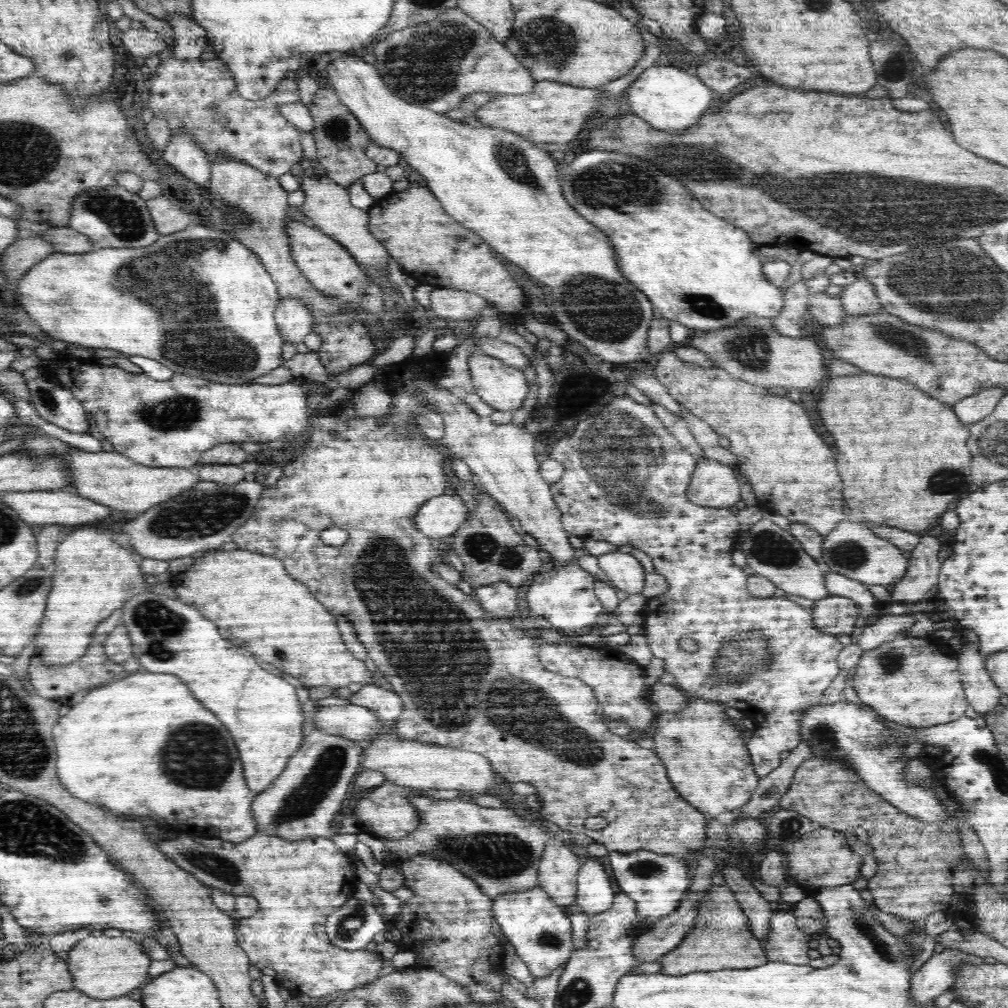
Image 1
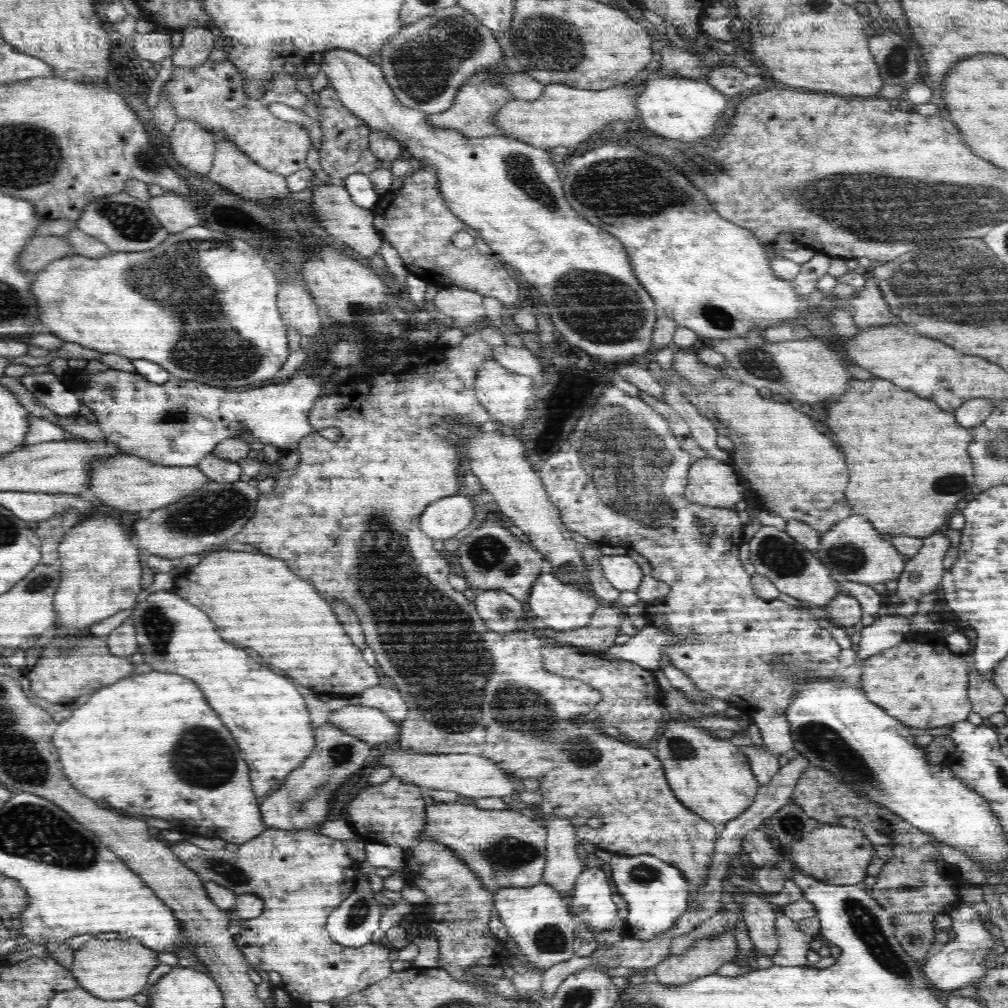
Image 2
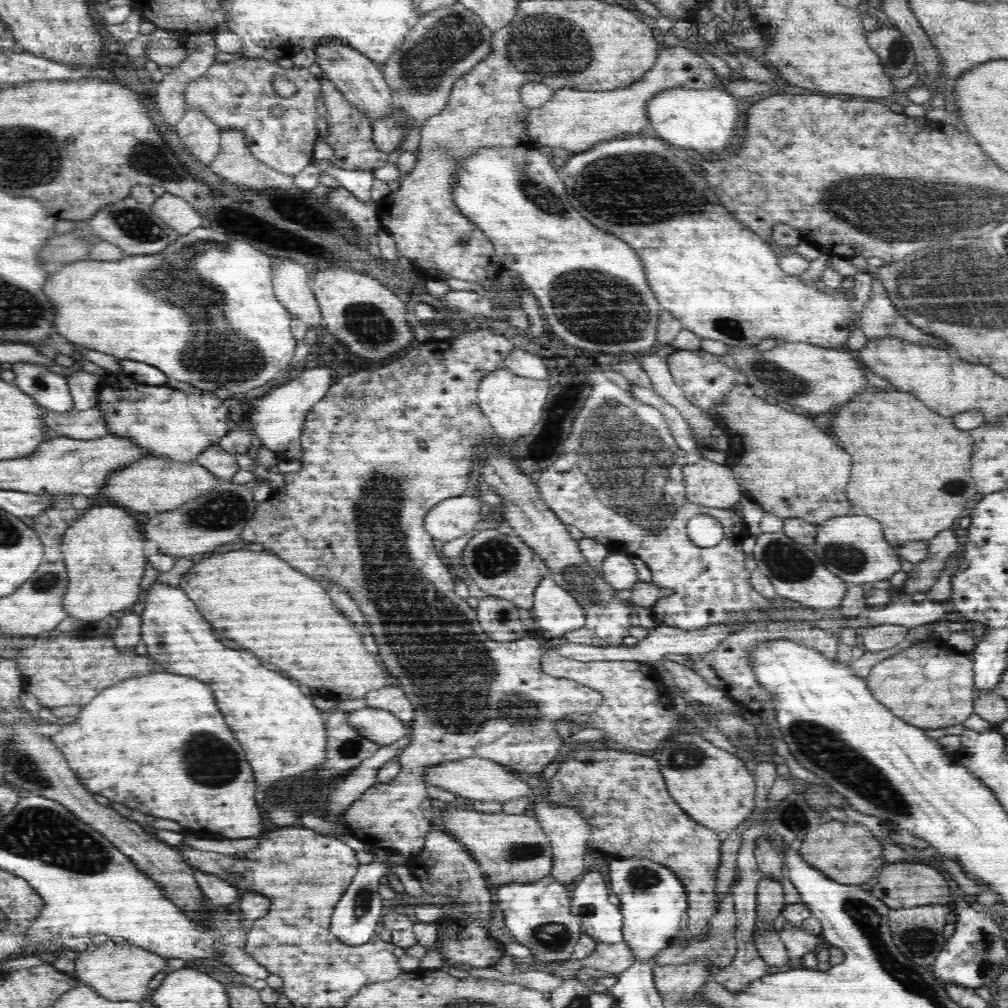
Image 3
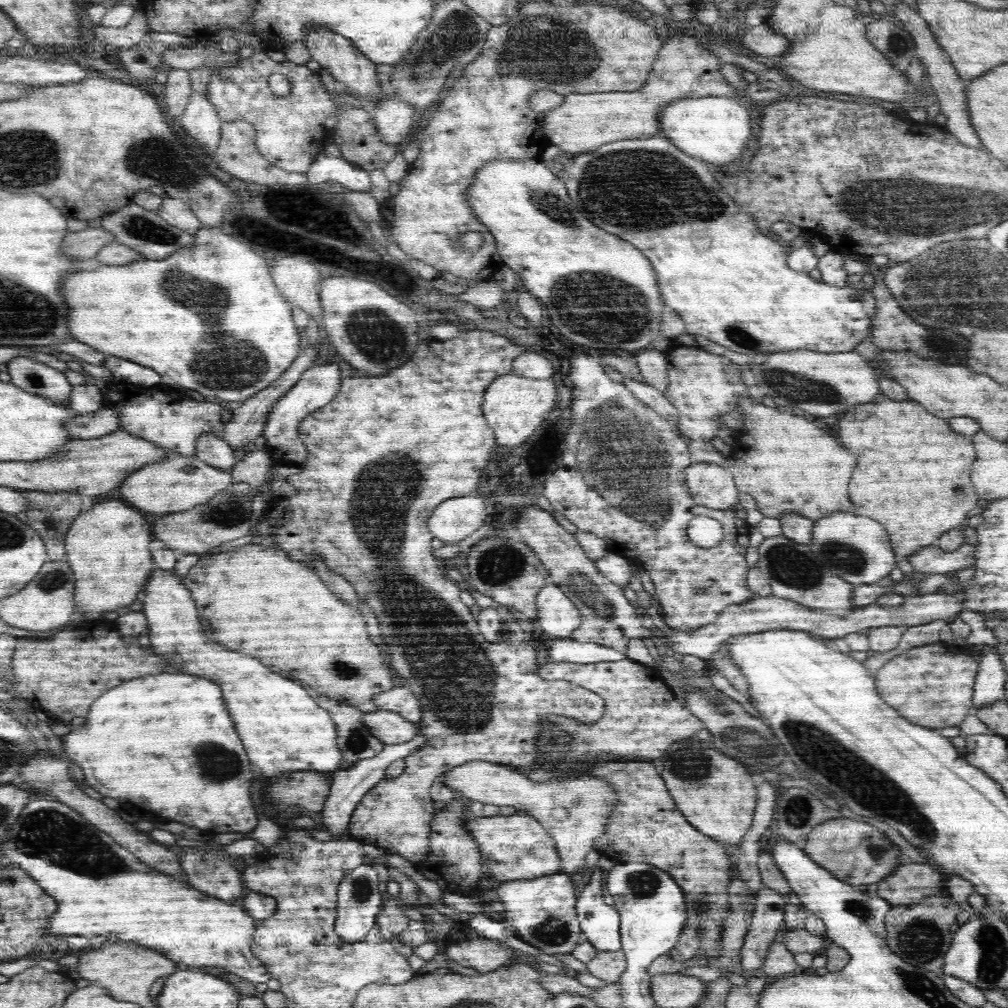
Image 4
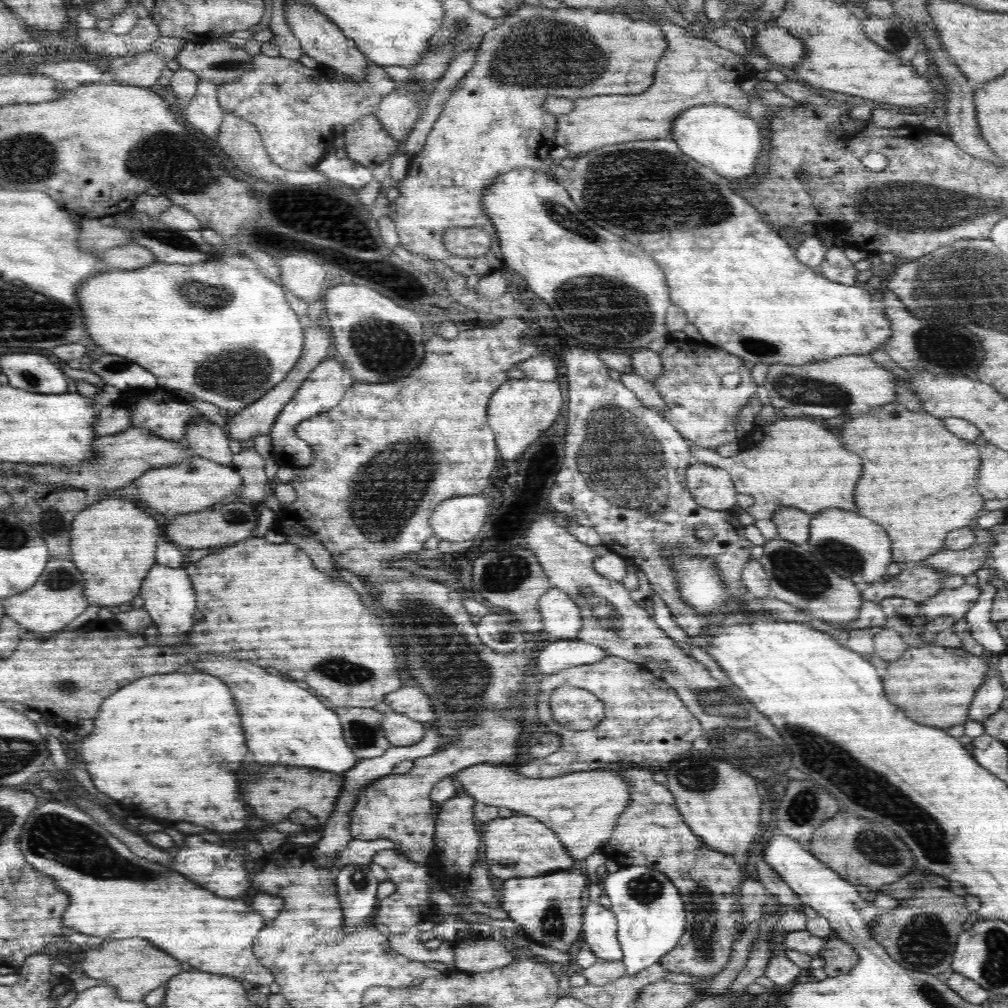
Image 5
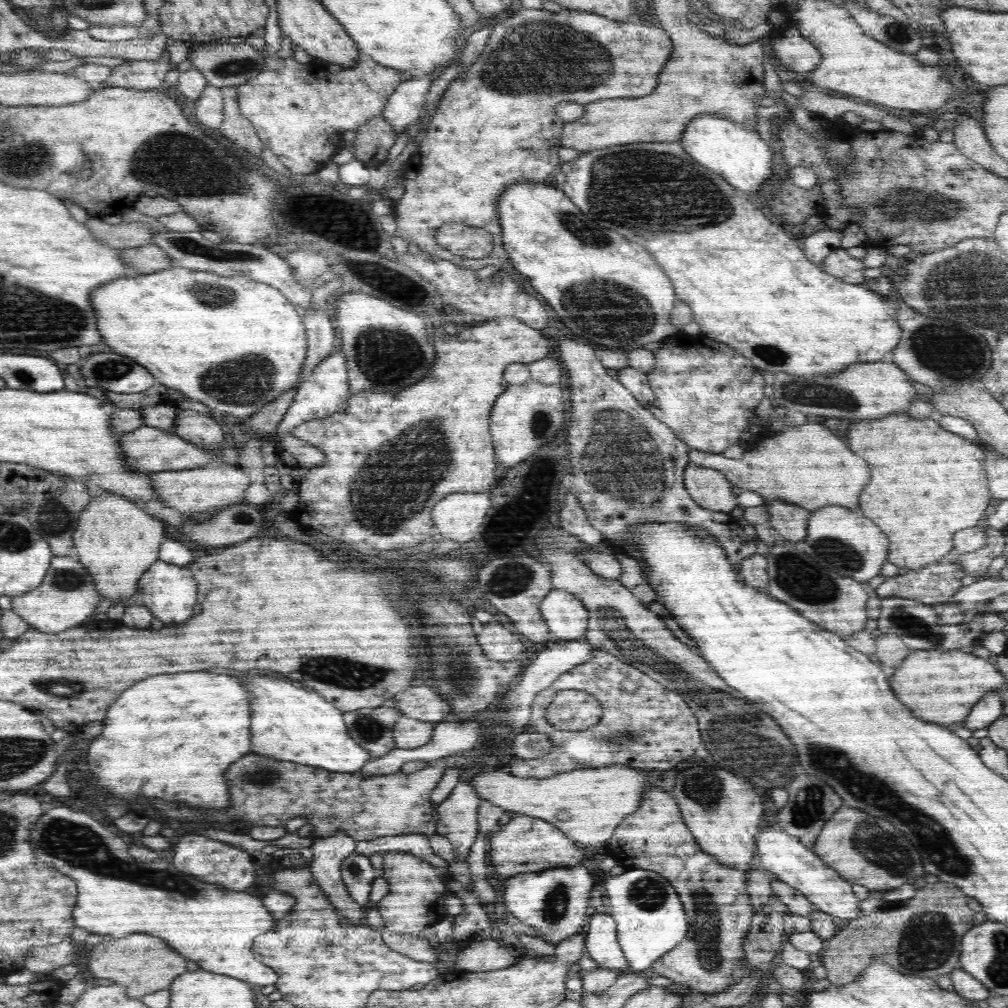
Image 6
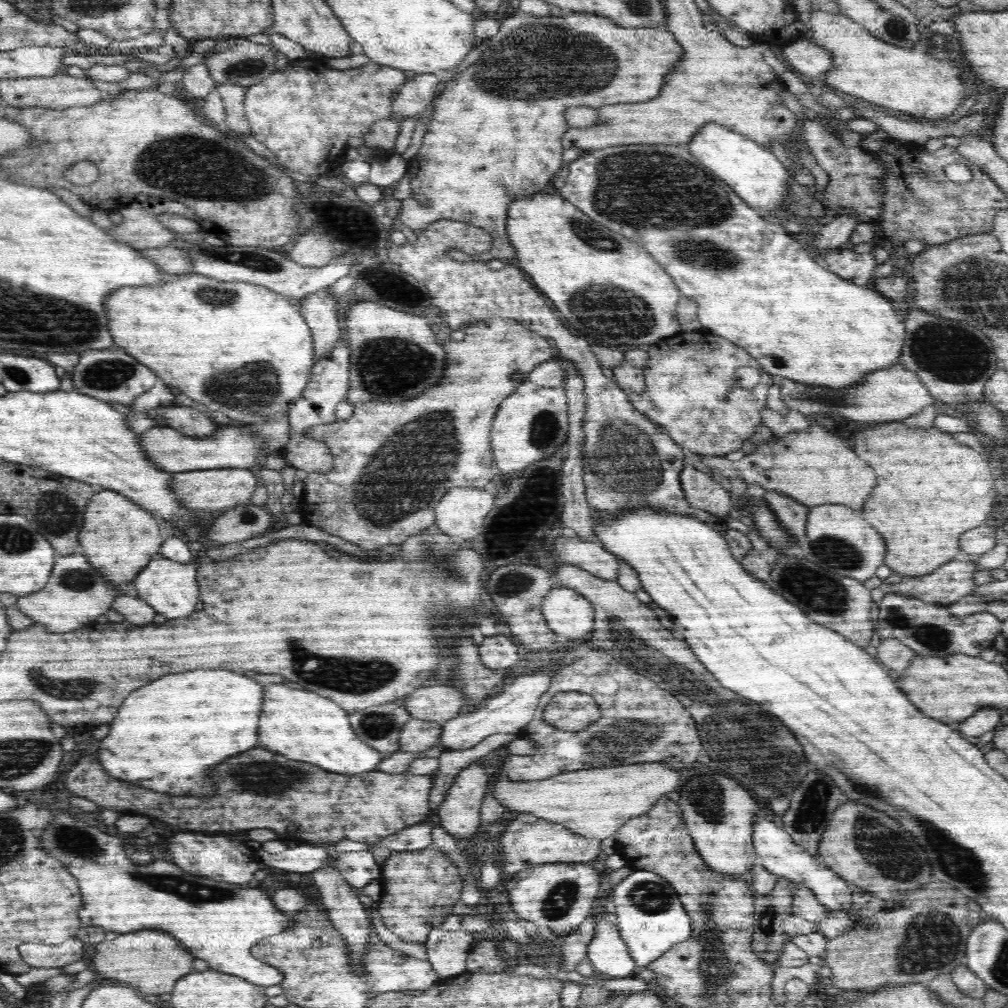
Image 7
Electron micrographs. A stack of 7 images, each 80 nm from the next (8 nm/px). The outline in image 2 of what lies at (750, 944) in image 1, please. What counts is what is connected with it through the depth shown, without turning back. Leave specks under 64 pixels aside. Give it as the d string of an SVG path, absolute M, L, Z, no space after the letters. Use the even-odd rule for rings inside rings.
M725 893L722 896L722 902L720 902L720 908L726 909L728 913L728 926L722 934L718 934L716 938L700 938L700 940L694 940L694 946L682 954L682 956L672 956L672 958L664 958L658 966L651 967L651 970L656 974L657 982L660 984L665 984L666 986L678 986L678 984L688 984L700 976L708 976L708 974L714 974L719 966L725 965L730 961L744 961L752 967L756 967L757 970L766 970L766 968L772 968L774 966L774 961L763 955L761 950L756 948L756 956L754 958L748 958L748 960L737 960L735 956L737 955L737 944L734 935L731 930L735 927L738 922L740 914L740 906L738 906L732 897L732 893Z

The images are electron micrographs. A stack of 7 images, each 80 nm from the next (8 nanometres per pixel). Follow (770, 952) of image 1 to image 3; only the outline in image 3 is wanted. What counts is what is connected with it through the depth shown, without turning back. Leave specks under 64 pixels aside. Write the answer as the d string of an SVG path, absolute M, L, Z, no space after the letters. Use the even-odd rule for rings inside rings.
M785 920L779 935L786 947L788 953L787 966L790 967L800 967L804 954L812 952L820 942L818 935L810 934L802 930L801 927L792 926L787 920Z

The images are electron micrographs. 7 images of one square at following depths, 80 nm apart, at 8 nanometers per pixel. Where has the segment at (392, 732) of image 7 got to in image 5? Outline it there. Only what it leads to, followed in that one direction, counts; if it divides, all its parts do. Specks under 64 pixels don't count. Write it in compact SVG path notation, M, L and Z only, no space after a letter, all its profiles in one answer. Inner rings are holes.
M320 698L320 700L326 704L326 707L336 711L336 715L340 717L344 741L354 751L356 757L360 759L376 758L382 756L390 748L390 741L386 739L386 735L382 733L382 727L380 727L384 713L373 708L338 708L333 704L330 706L331 702L327 698Z

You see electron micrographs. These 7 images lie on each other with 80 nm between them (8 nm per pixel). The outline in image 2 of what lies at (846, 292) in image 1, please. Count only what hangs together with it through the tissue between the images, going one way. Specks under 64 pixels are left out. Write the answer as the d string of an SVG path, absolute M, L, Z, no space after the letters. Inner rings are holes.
M874 277L868 278L865 287L860 292L855 291L848 302L854 307L854 322L862 329L899 323L902 326L899 317L890 311Z

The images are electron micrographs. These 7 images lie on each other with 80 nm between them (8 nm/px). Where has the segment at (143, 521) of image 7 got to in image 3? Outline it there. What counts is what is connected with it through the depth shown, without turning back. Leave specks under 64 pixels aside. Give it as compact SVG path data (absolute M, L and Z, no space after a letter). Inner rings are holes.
M116 505L86 509L72 523L63 536L61 549L68 574L63 606L70 616L86 622L102 620L112 612L122 614L118 610L139 602L140 584L148 566L140 524L130 511Z

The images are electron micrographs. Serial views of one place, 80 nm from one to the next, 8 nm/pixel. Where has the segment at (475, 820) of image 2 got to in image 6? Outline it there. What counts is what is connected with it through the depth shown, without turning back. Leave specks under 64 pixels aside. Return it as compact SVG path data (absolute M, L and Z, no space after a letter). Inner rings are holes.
M515 814L508 824L488 836L489 858L494 875L503 879L517 874L538 872L550 867L573 867L586 859L584 847L566 837L558 827L527 815Z

